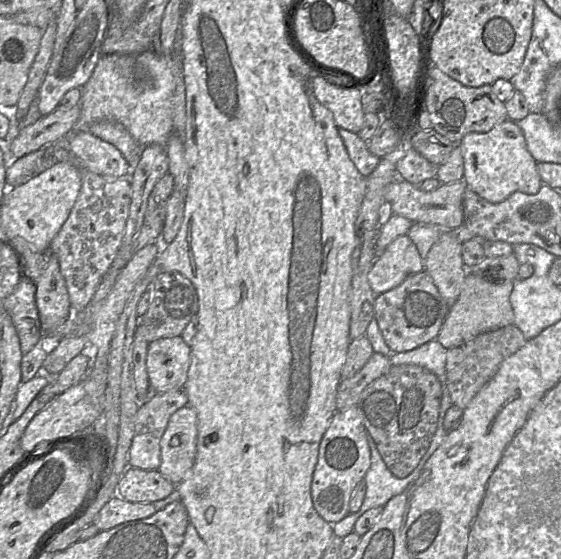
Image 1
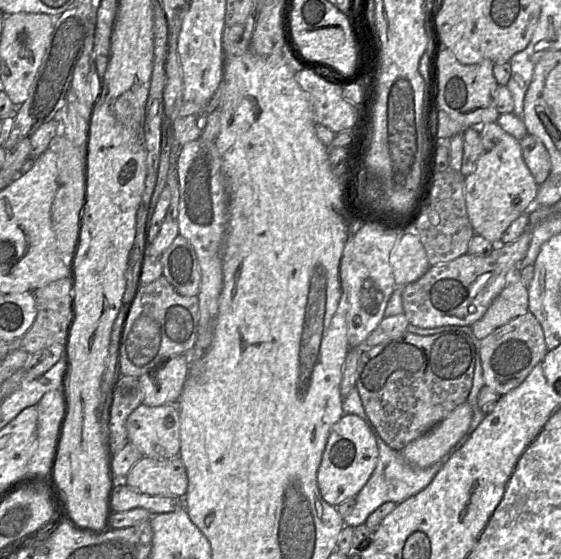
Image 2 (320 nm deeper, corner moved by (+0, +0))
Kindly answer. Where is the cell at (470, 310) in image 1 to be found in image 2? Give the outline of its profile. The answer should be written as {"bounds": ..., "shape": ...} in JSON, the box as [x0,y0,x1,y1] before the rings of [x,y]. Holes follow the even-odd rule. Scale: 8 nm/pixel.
{"bounds":[470,269,528,340],"shape":[[[511,269],[506,275],[506,284],[493,300],[486,313],[470,327],[476,339],[482,340],[498,327],[524,315],[528,309],[528,289],[523,285],[520,271]]]}

